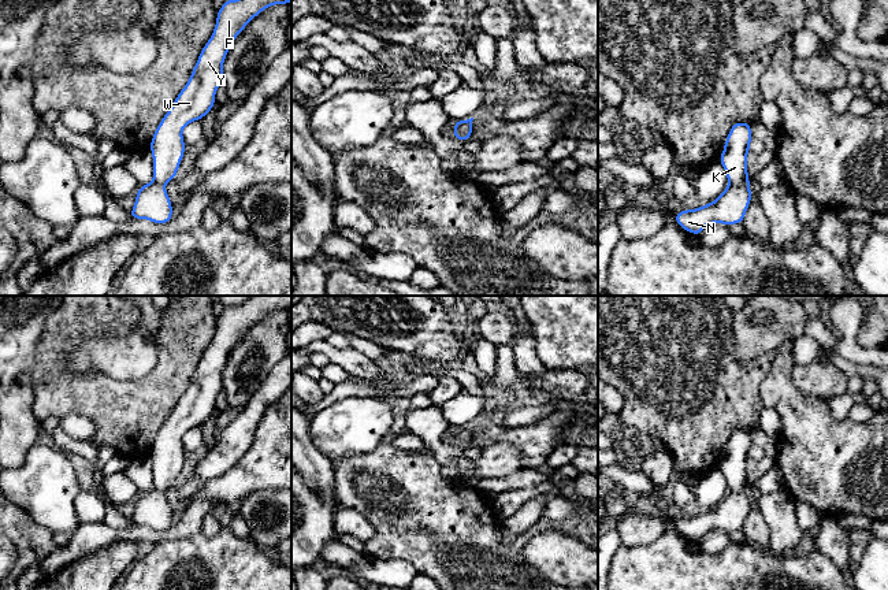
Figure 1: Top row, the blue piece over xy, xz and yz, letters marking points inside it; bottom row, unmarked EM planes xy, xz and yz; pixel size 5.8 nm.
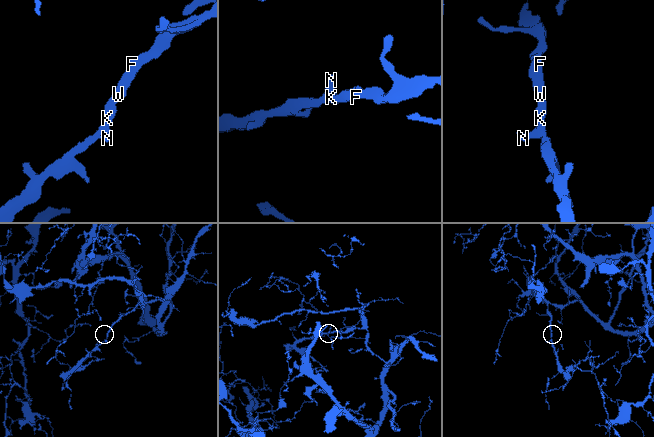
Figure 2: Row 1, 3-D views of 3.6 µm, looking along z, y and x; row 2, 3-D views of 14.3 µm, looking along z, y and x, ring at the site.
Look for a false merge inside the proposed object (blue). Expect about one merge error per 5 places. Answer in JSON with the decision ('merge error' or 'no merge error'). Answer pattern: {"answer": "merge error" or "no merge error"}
{"answer": "no merge error"}

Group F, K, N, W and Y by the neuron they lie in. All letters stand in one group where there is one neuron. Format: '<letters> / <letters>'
F K N W Y

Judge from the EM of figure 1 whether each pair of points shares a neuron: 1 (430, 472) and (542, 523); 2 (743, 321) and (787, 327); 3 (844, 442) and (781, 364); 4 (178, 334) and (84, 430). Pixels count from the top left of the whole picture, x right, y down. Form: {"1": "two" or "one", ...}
{"1": "one", "2": "one", "3": "one", "4": "two"}

